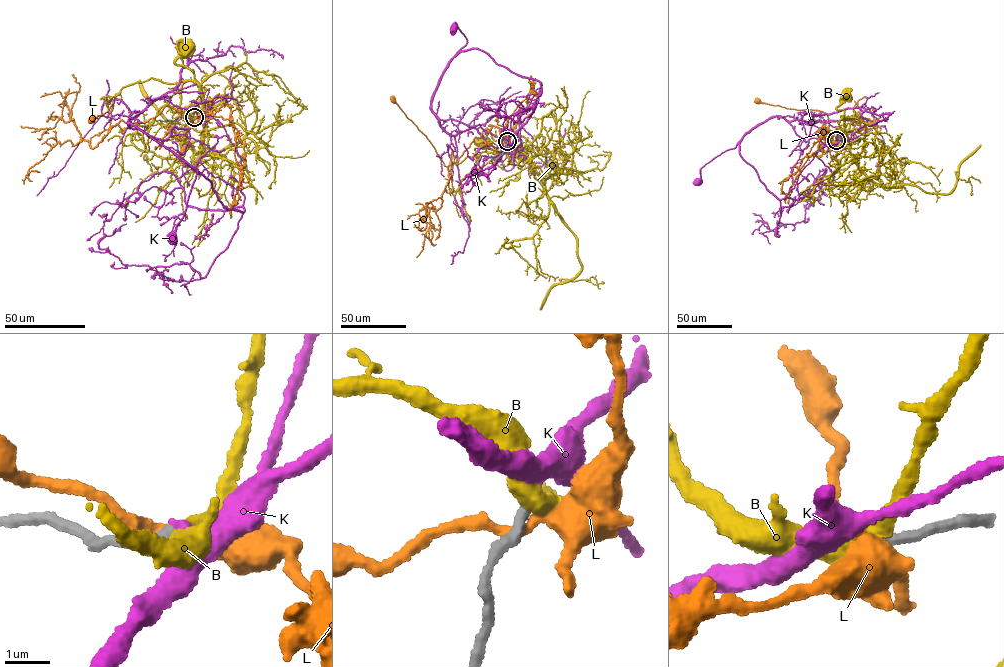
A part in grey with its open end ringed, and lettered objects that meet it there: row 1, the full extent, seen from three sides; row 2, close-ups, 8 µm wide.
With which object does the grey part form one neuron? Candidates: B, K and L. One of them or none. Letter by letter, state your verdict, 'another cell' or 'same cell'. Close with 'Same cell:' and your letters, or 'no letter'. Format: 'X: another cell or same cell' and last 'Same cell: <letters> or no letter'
B: another cell
K: same cell
L: another cell
Same cell: K

